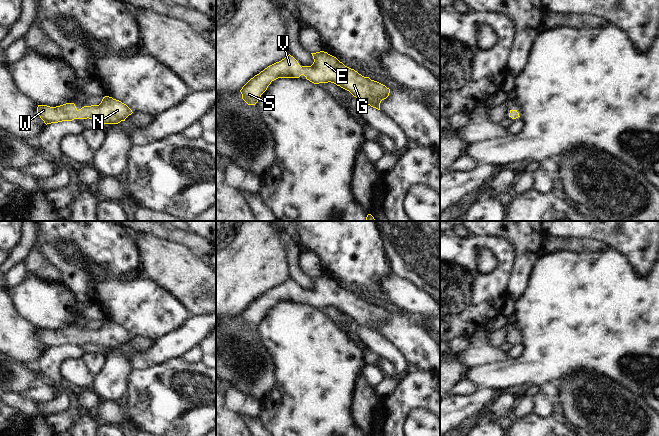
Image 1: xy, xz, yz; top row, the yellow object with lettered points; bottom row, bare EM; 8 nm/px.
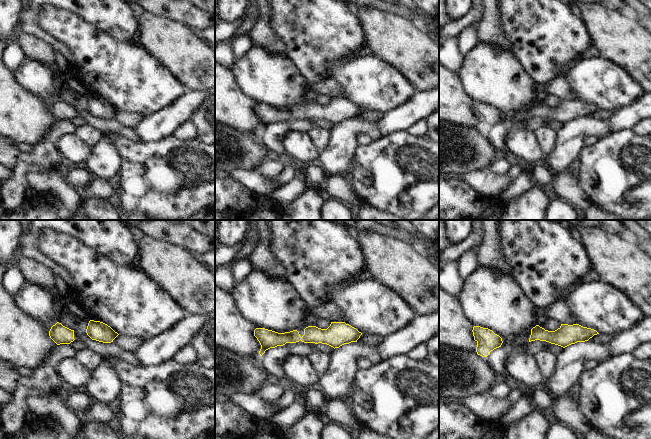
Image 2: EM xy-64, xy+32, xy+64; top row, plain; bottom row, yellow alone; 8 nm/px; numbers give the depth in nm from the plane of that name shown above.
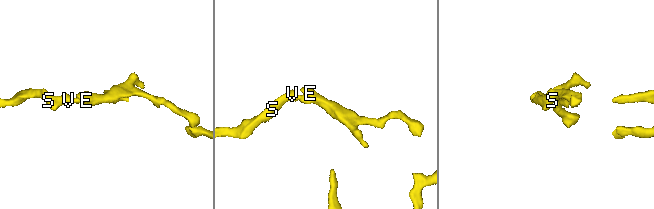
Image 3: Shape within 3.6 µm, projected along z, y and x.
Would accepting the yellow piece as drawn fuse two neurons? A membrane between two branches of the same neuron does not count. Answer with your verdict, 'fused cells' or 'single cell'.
single cell

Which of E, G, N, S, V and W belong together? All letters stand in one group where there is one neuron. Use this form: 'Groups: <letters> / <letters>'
Groups: E G N S V W

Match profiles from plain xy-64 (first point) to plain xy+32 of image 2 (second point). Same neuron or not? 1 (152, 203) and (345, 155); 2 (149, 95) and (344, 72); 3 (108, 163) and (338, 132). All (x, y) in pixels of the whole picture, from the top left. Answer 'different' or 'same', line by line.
1: different
2: same
3: same

